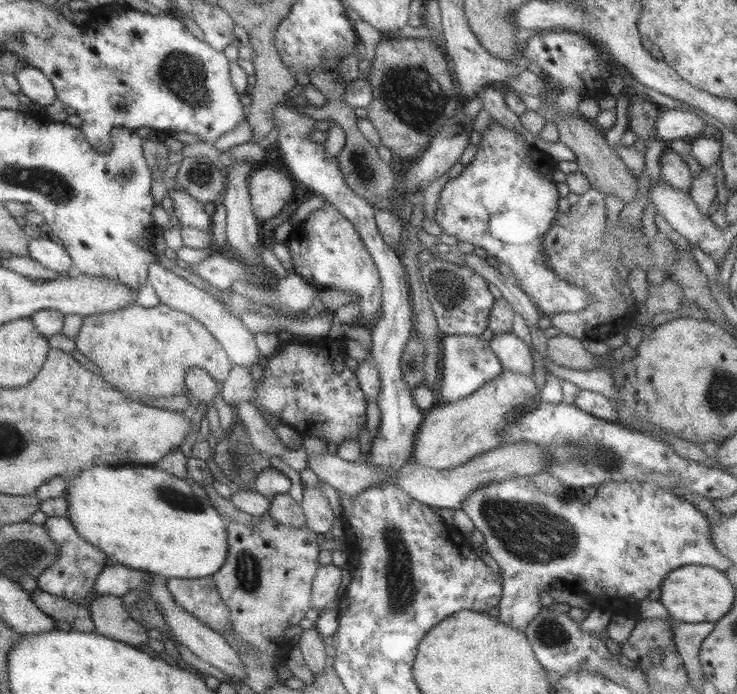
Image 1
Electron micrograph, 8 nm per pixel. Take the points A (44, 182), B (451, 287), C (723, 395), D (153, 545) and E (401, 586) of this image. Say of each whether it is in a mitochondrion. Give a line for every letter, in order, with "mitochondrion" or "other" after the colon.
A: mitochondrion
B: mitochondrion
C: mitochondrion
D: other
E: mitochondrion

